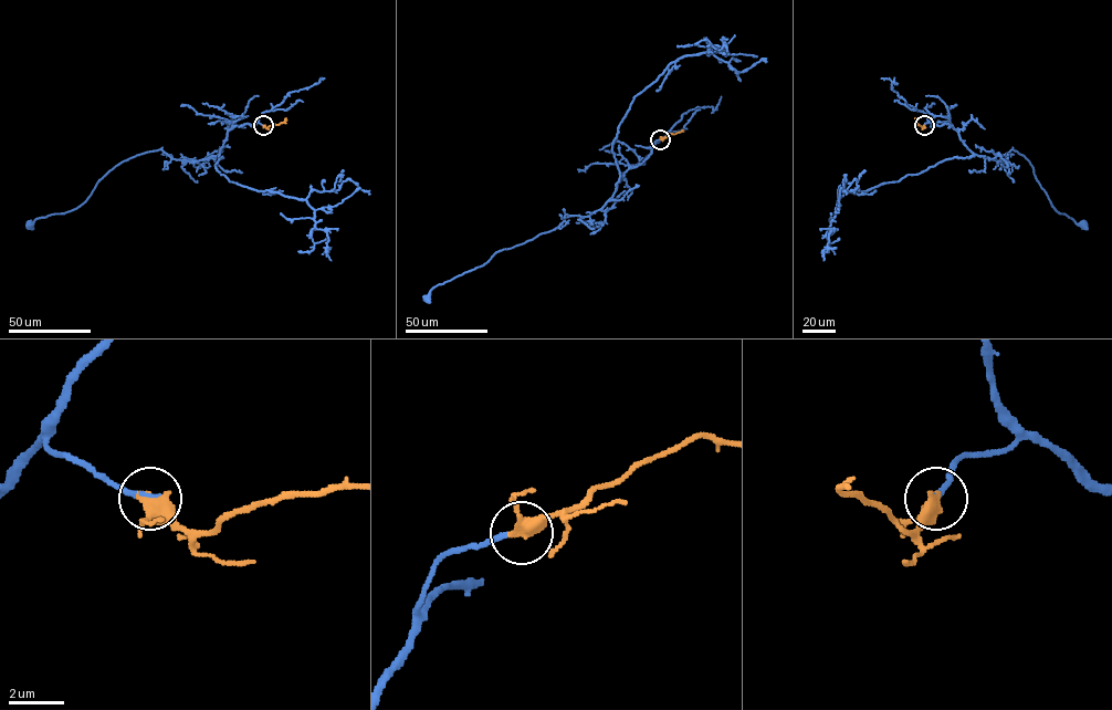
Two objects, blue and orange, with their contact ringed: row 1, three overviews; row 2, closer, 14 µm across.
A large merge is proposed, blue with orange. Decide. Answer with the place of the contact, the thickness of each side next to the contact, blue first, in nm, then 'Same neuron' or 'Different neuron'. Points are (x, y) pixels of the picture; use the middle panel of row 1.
Place: (660, 139). Thickness 170 nm (blue) against 440 nm. Same neuron

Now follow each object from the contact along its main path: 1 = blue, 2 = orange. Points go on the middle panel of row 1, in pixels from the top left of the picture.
1: (660, 139), (601, 208), (496, 251), (436, 285), (427, 299)
2: (660, 139), (683, 129)

